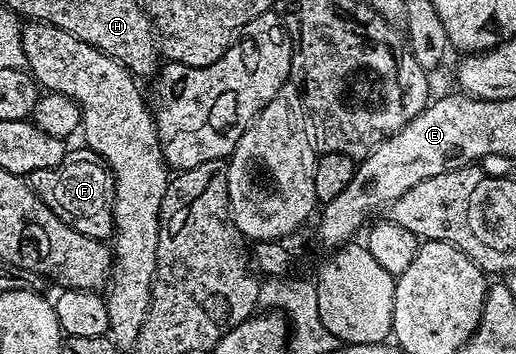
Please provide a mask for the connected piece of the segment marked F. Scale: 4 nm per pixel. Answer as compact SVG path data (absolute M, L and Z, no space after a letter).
M80 147L64 156L61 163L52 169L38 169L29 174L29 184L37 196L73 231L107 239L115 232L115 219L111 207L115 204L115 179L110 169L95 156L92 149Z

